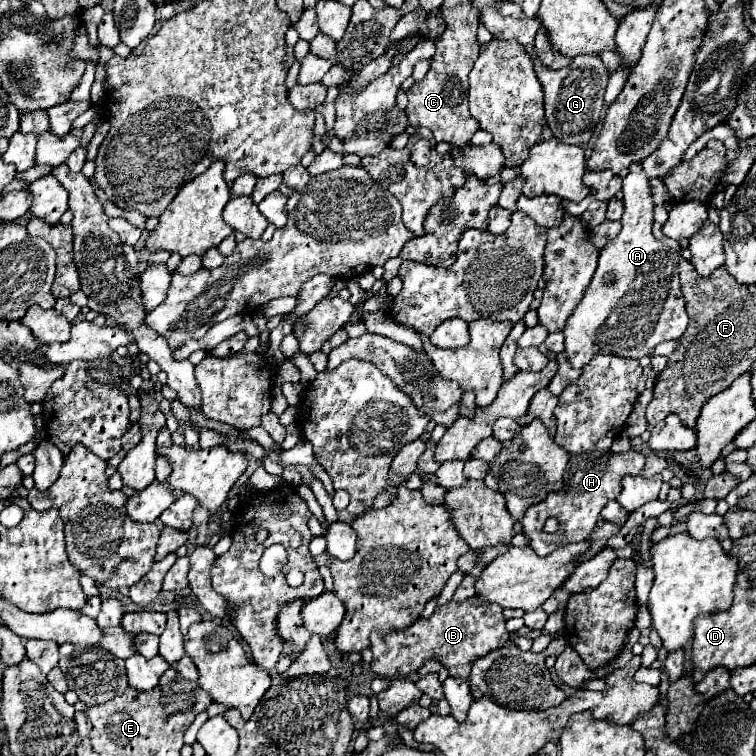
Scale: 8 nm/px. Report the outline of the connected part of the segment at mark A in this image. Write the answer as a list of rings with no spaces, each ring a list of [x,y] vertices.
[[[633,162],[629,166],[629,174],[623,178],[623,204],[625,212],[621,218],[621,232],[601,250],[597,272],[579,302],[579,308],[571,314],[571,320],[565,324],[565,354],[571,360],[571,366],[583,368],[595,354],[615,354],[627,358],[643,358],[657,344],[667,340],[677,340],[683,336],[689,316],[685,312],[683,294],[679,288],[679,252],[667,248],[653,236],[653,194],[651,194],[651,178],[643,174],[641,162]]]

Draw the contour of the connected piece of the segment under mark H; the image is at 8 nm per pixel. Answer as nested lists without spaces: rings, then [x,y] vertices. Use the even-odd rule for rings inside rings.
[[[633,448],[629,452],[623,452],[623,454],[595,450],[595,452],[589,452],[589,454],[571,456],[571,458],[581,458],[581,460],[571,462],[571,466],[567,468],[567,472],[563,476],[565,490],[561,494],[547,496],[547,500],[541,502],[541,504],[531,506],[525,514],[525,518],[521,520],[521,524],[525,526],[525,536],[531,540],[531,548],[539,556],[547,556],[563,544],[573,544],[573,542],[587,540],[589,534],[593,532],[593,528],[597,524],[597,518],[599,518],[601,510],[605,508],[605,504],[609,500],[615,500],[617,494],[623,490],[621,480],[625,476],[639,476],[641,470],[645,468],[645,460],[647,460],[645,454],[641,454]],[[551,516],[555,516],[559,520],[559,530],[555,534],[545,534],[543,524]]]

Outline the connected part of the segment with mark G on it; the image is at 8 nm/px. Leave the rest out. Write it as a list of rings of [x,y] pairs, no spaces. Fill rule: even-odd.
[[[581,54],[575,56],[571,64],[561,70],[551,70],[545,68],[541,62],[535,62],[535,70],[545,90],[545,118],[553,136],[557,140],[563,140],[565,144],[575,144],[575,146],[589,144],[601,120],[603,94],[609,80],[609,72],[603,66],[601,58]]]

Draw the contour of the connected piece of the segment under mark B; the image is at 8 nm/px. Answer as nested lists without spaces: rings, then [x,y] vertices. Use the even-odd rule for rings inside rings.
[[[477,596],[467,598],[461,604],[451,600],[435,608],[435,612],[429,618],[417,616],[415,622],[405,630],[387,628],[371,632],[371,670],[377,676],[405,678],[411,672],[417,672],[427,660],[439,660],[449,670],[449,676],[469,680],[471,664],[477,658],[483,658],[497,648],[503,648],[509,640],[509,630],[505,628],[507,618],[503,616],[503,608],[497,604],[479,602],[481,600]]]

